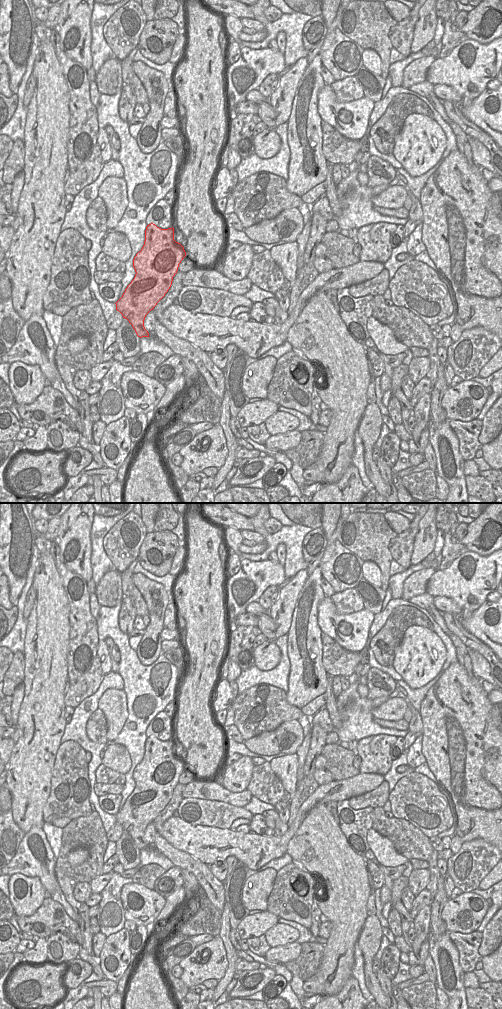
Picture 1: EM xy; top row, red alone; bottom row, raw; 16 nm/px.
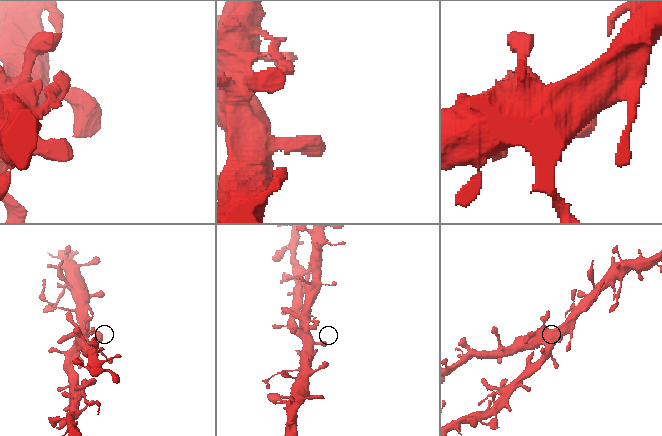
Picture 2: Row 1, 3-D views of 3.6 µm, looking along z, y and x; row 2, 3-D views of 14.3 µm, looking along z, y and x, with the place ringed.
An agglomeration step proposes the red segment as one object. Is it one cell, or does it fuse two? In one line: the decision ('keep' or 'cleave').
keep

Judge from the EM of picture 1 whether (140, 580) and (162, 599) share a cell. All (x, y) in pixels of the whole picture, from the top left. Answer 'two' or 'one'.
one

